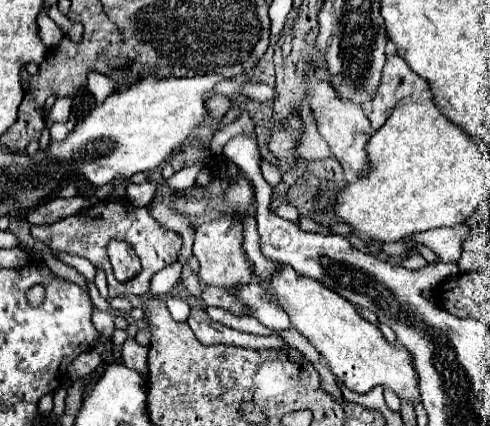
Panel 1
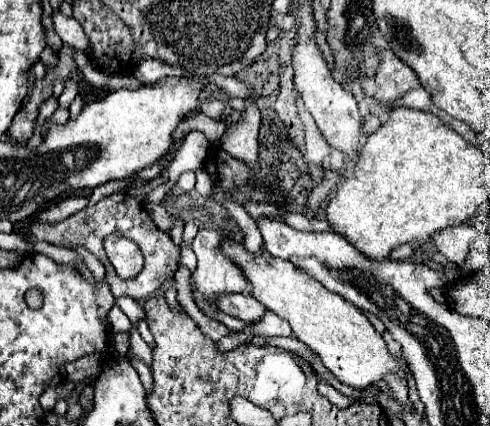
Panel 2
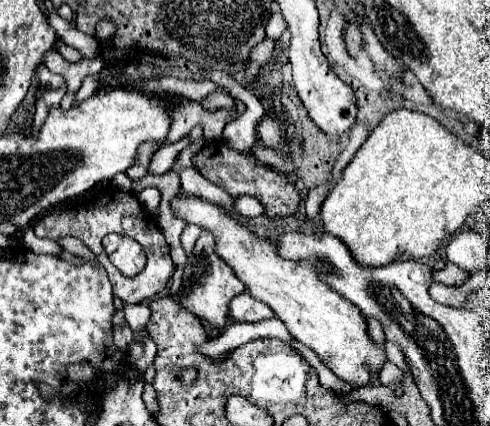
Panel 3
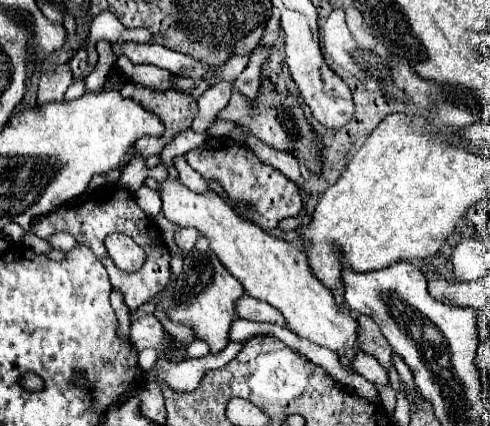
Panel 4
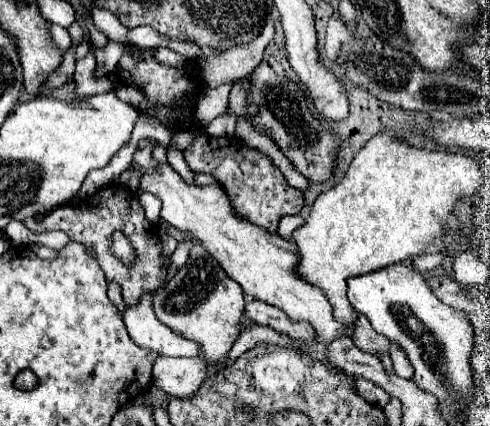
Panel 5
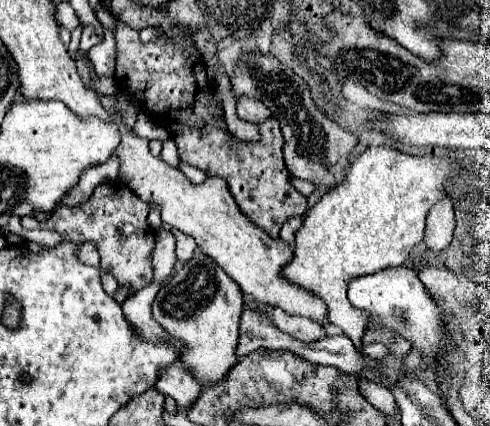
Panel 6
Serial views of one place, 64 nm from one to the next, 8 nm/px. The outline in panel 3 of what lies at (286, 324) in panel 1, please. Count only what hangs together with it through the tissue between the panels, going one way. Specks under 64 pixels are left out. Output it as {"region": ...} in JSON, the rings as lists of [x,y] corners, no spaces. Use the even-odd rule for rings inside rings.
{"region":[[[272,318],[272,320],[264,320],[262,326],[262,338],[278,338],[282,342],[292,342],[294,338],[290,336],[288,328],[284,326],[284,322],[280,318]]]}

